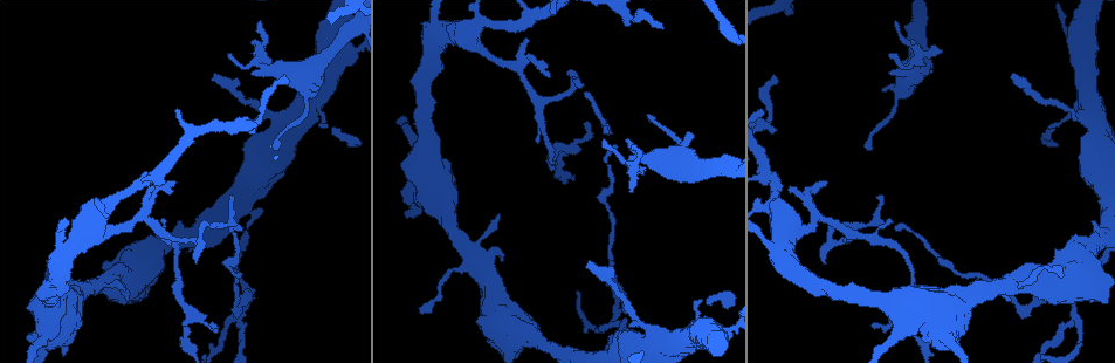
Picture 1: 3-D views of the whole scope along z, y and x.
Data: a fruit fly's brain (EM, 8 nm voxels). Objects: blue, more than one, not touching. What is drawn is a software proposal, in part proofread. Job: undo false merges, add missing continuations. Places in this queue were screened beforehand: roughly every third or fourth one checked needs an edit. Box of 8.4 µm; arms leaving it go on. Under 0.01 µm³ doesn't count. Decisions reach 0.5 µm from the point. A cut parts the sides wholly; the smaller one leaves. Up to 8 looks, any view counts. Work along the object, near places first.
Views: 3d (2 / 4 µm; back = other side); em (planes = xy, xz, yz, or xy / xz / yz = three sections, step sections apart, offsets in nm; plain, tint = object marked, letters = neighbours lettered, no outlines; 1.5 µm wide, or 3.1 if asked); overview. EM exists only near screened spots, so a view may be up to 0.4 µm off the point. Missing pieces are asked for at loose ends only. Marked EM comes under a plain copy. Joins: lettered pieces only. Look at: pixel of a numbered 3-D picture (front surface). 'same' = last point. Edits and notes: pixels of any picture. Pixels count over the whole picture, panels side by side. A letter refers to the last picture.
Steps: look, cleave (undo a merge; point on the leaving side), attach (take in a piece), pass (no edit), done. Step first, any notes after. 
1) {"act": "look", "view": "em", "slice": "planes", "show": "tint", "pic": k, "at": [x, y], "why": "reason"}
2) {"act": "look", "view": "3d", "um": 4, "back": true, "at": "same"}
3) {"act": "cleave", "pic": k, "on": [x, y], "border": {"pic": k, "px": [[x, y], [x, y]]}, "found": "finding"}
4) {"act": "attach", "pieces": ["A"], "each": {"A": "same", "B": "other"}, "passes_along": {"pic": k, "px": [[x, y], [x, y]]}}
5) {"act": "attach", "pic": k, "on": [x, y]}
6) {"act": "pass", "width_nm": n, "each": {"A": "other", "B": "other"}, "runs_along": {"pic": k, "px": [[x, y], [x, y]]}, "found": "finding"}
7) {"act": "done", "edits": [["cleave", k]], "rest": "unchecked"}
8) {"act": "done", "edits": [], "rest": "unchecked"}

{"act": "look", "view": "3d", "um": 2, "pic": 1, "at": [213, 79], "why": "long arm stops here"}

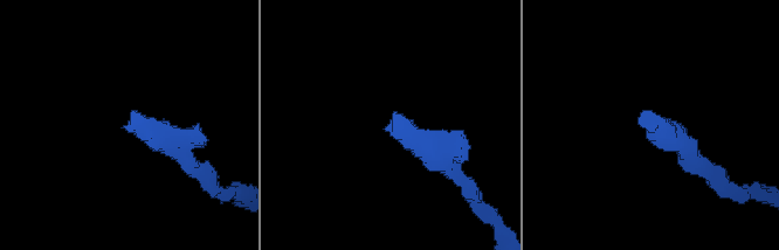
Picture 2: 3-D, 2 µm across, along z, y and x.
{"act": "look", "view": "em", "slice": "planes", "show": "letters", "pic": 2, "at": [643, 127], "why": "shape alone is not enough"}

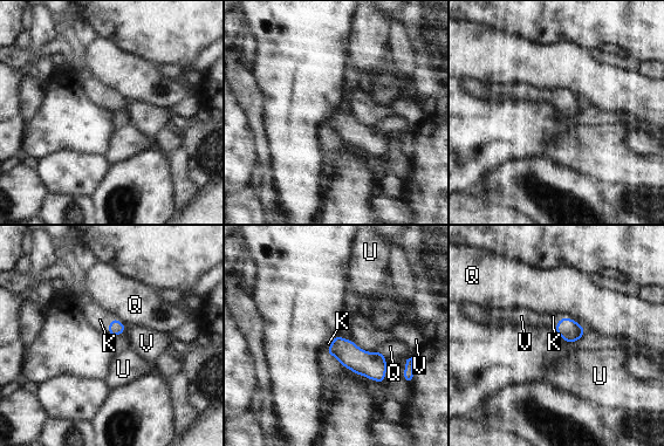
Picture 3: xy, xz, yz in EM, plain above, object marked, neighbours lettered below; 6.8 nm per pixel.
{"act": "attach", "pieces": ["K"], "longest_contact_nm": ["V", 260], "each": {"K": "same", "Q": "other", "U": "other", "V": "other"}, "passes_along": {"pic": 3, "px": [[115, 327], [109, 326], [100, 320]]}, "found": "the neuron continues"}

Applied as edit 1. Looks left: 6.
{"act": "look", "view": "overview", "why": "see it whole again"}

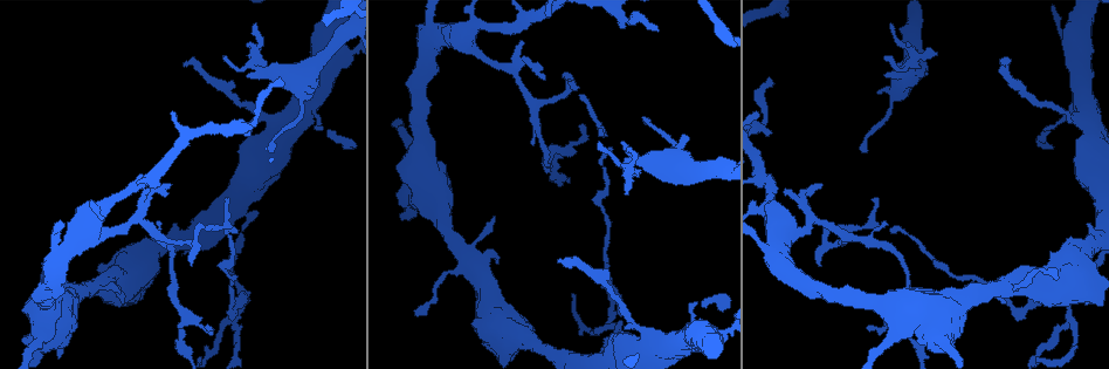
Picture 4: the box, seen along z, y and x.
{"act": "look", "view": "3d", "um": 2, "pic": 4, "at": [684, 135], "why": "free end"}

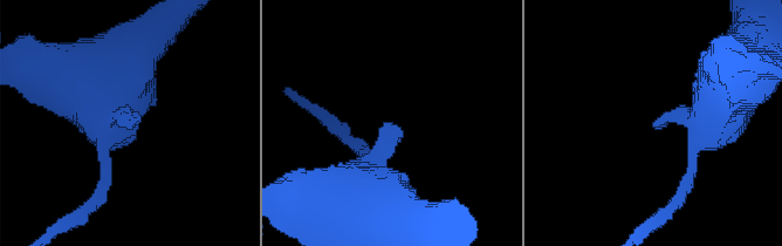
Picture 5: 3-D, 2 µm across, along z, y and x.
{"act": "look", "view": "em", "slice": "planes", "show": "letters", "pic": 5, "at": [390, 124]}

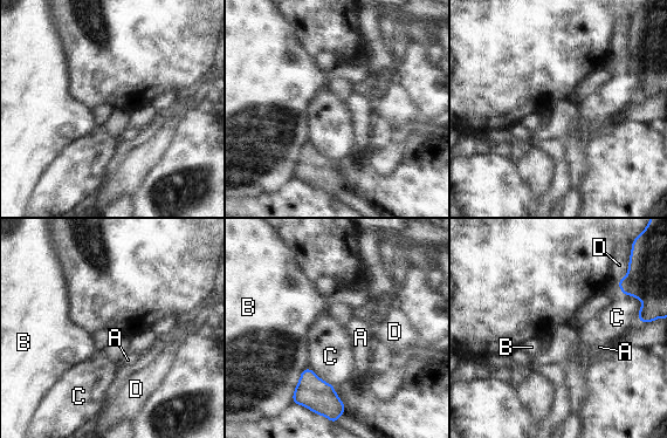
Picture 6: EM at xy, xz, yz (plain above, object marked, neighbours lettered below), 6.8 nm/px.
{"act": "pass", "longest_contact_nm": ["B", 240], "each": {"A": "other", "B": "other", "C": "other", "D": "other"}, "border": {"pic": 6, "px": [[308, 367], [334, 387]]}, "found": "no lettered piece goes on from it"}

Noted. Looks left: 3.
{"act": "look", "view": "3d", "um": 4, "pic": 4, "at": [819, 183], "why": "an open end"}

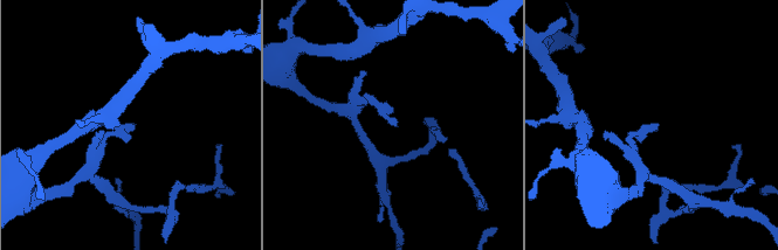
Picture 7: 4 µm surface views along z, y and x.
{"act": "look", "view": "em", "slice": "xy", "step": 8, "show": "tint", "pic": 7, "at": [656, 125]}

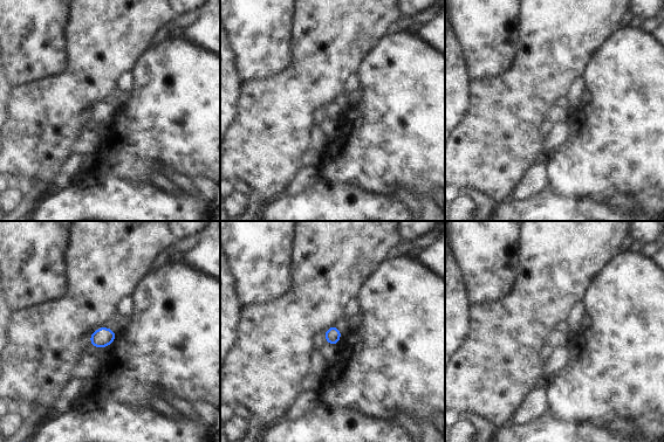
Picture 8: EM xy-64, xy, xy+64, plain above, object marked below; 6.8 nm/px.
{"act": "look", "view": "em", "slice": "planes", "show": "letters", "at": "same"}

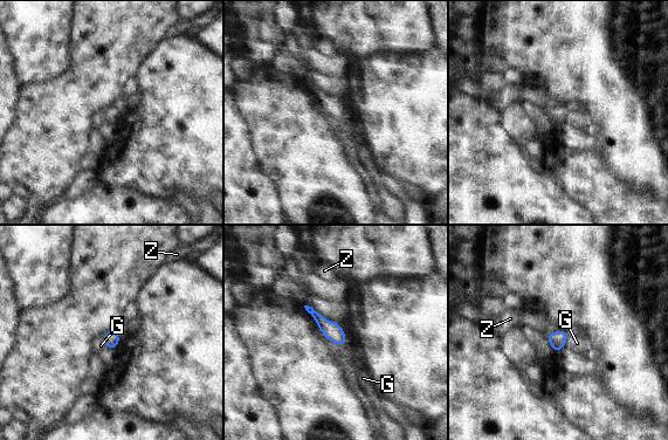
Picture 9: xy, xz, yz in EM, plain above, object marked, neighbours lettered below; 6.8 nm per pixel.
{"act": "pass", "each": {"G": "other", "Z": "other"}, "border": {"pic": 9, "px": [[328, 338], [345, 345]]}, "found": "no lettered piece goes on from it"}

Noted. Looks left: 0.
{"act": "done", "edits": [["attach", 3]], "rest": "unchecked"}

